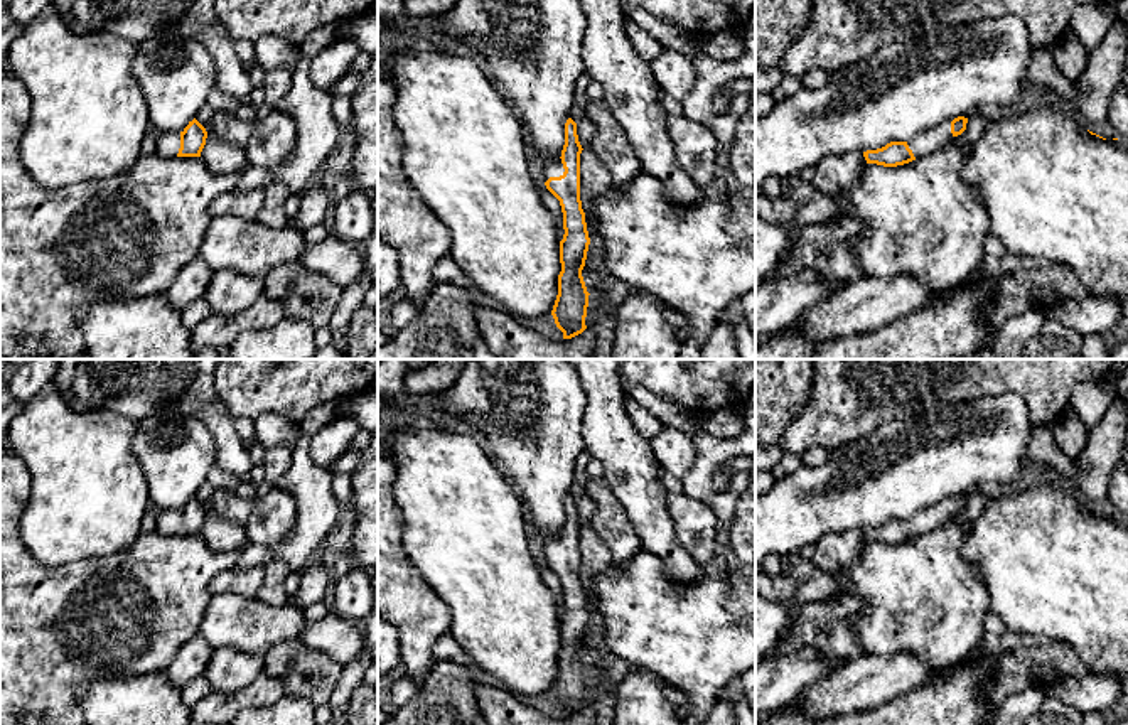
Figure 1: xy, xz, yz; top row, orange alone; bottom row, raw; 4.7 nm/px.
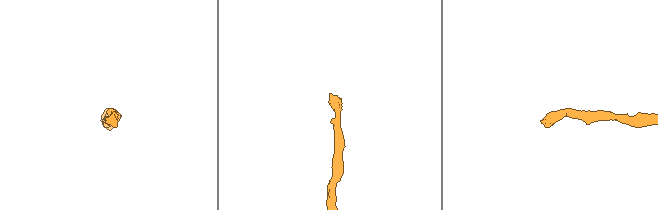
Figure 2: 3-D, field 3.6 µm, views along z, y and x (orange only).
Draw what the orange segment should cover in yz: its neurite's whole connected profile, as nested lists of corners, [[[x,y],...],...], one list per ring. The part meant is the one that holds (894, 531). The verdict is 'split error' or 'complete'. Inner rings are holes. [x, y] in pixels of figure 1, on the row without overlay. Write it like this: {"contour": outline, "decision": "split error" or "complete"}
{"contour": [[[964,494],[946,497],[934,506],[917,511],[909,519],[890,519],[882,526],[863,529],[863,534],[867,541],[877,541],[884,545],[904,543],[949,523],[954,514],[966,508],[966,501],[968,496]]], "decision": "split error"}

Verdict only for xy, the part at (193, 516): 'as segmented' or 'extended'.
extended

